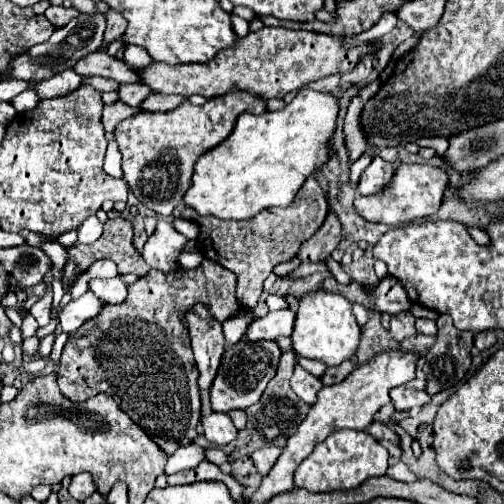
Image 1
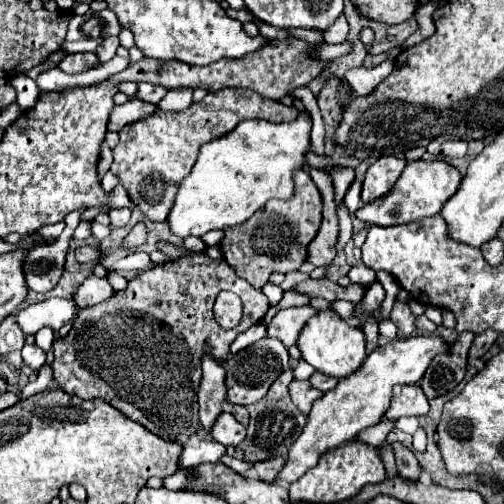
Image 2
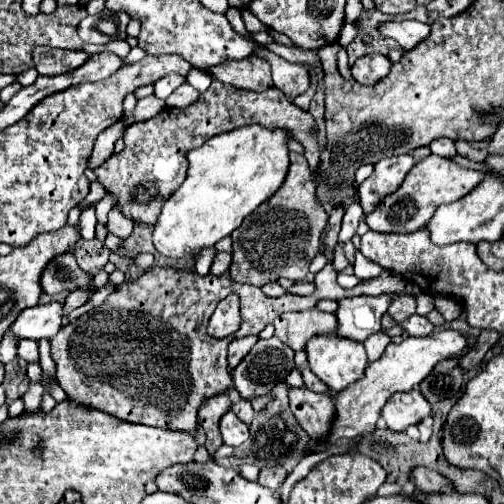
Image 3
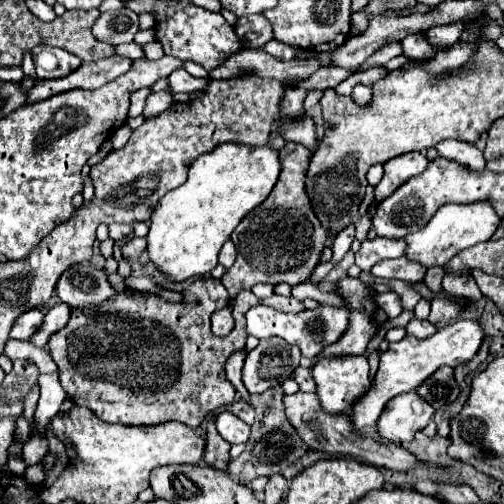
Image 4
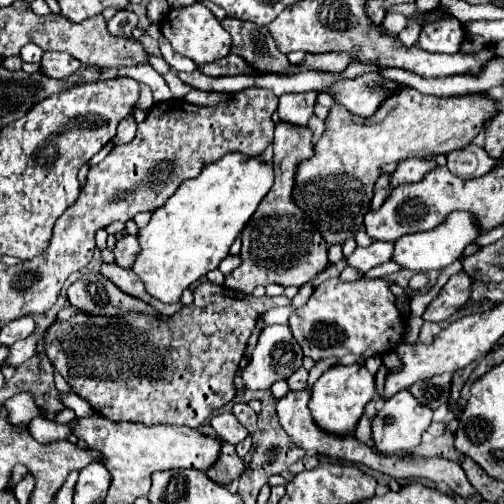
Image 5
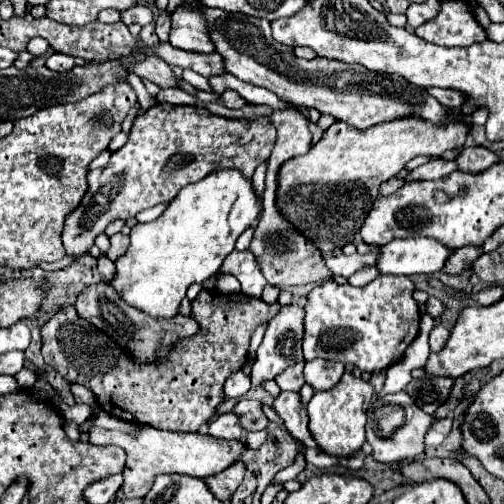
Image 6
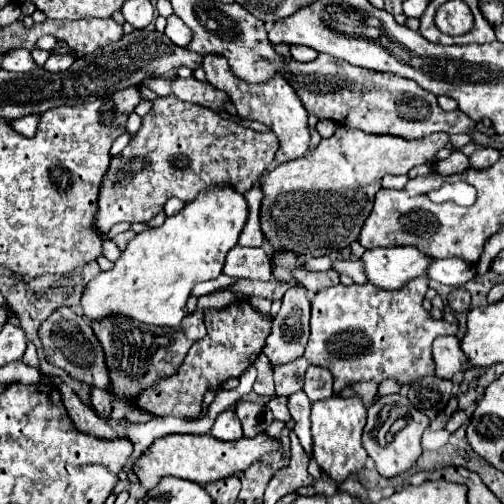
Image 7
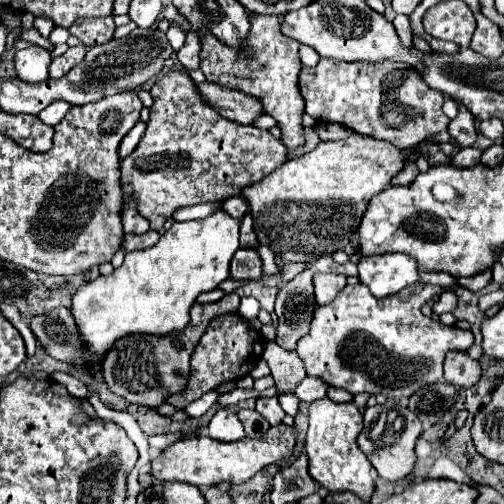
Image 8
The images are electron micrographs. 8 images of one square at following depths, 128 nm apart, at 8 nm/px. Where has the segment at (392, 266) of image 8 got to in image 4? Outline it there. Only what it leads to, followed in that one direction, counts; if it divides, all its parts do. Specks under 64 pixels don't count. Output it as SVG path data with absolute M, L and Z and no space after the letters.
M446 204L432 216L432 220L424 228L404 238L406 240L404 256L408 260L422 264L424 268L446 266L450 258L454 258L458 252L490 240L498 226L500 226L500 218L496 216L496 212L492 212L490 204L464 204L464 206Z

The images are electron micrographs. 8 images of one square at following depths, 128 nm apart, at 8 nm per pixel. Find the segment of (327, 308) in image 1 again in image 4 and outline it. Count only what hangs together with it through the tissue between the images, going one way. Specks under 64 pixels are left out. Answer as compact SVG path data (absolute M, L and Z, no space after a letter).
M342 356L342 358L332 358L332 360L320 360L312 368L312 376L316 382L316 394L318 394L320 406L328 414L350 414L354 404L370 388L366 356Z

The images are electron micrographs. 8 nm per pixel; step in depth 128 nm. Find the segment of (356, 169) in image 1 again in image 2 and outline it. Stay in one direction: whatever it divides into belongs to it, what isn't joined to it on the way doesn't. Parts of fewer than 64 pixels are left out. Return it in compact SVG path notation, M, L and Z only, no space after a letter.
M354 182L352 186L350 186L350 190L348 190L348 194L346 194L346 198L344 198L344 206L346 206L346 210L348 210L348 214L352 216L358 208L360 208L360 190L362 190L362 184L360 182Z

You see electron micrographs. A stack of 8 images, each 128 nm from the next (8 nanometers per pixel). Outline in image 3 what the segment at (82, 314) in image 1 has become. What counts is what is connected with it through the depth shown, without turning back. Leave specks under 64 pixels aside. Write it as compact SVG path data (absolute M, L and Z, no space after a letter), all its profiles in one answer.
M50 302L50 304L38 304L32 306L16 318L12 324L12 332L18 338L28 338L28 340L42 340L42 338L52 338L60 326L64 326L64 320L60 316L60 302Z

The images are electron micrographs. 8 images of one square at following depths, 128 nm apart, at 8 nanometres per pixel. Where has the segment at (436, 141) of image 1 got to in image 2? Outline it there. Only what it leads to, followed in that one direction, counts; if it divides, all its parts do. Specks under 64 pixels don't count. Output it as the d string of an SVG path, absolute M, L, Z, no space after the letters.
M449 140L442 144L442 152L448 158L464 158L468 154L468 144L465 140Z

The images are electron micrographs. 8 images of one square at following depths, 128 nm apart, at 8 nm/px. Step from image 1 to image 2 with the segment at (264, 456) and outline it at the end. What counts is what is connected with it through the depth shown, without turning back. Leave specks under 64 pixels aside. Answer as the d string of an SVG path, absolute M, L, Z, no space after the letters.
M276 458L276 460L264 460L264 462L254 464L254 470L256 470L256 474L258 474L258 478L262 482L274 482L276 474L284 468L284 464L286 462L280 460L280 458Z

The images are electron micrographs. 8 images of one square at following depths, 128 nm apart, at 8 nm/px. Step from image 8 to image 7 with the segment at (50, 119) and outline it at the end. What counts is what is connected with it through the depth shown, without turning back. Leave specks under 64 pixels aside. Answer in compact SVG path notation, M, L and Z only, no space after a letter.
M32 114L32 116L26 116L26 118L20 118L16 122L12 122L12 128L16 132L20 132L22 136L34 136L34 132L38 130L38 120L40 116L38 114Z

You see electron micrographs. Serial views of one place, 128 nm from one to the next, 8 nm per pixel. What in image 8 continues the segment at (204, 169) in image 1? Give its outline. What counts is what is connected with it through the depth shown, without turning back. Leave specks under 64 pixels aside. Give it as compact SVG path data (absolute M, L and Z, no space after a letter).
M224 210L204 220L176 222L166 234L160 236L160 240L152 248L126 252L124 264L116 268L110 276L98 276L96 280L82 284L82 288L76 290L70 308L84 346L82 366L90 370L100 370L104 356L124 336L132 336L136 332L164 336L174 330L184 330L190 320L190 306L196 302L198 294L216 290L224 280L230 278L230 260L240 248L238 228L238 220L228 216Z

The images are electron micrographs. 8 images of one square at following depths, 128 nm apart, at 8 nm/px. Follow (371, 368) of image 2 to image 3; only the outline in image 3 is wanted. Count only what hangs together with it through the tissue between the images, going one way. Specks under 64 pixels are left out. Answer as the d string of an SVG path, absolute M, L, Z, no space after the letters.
M452 328L434 332L434 334L424 336L424 338L408 336L398 344L390 342L386 346L384 354L376 362L368 364L364 378L360 382L350 384L344 392L340 392L340 396L334 396L336 398L336 424L332 426L328 442L336 442L342 438L352 440L352 438L358 438L362 434L374 432L376 422L380 418L380 410L394 392L414 390L434 370L434 366L440 360L462 356L470 348L472 348L470 338L458 330L452 330Z

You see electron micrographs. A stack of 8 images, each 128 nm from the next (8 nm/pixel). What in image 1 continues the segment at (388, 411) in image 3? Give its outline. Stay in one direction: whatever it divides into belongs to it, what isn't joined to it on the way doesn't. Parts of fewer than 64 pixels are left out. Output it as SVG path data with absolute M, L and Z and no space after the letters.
M418 378L410 380L408 384L392 388L390 398L396 410L408 410L408 412L416 412L418 408L430 402L430 396L426 394L426 388L424 388L424 380L418 380Z

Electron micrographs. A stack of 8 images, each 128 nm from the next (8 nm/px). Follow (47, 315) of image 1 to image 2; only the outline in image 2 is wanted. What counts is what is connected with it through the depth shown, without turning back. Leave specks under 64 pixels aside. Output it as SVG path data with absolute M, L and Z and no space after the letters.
M42 328L34 338L36 338L36 346L40 346L44 352L48 352L52 348L52 342L54 342L54 332L48 328L46 330Z

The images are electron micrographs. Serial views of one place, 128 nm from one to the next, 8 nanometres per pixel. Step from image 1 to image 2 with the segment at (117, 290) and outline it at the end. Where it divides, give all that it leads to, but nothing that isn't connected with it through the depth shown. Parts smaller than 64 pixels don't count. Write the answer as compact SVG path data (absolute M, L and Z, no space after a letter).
M90 276L90 278L86 278L86 280L82 282L82 286L76 290L74 302L76 302L76 308L82 310L82 308L88 308L88 306L100 304L102 300L108 300L112 294L114 294L114 290L112 290L112 286L108 284L106 278Z

